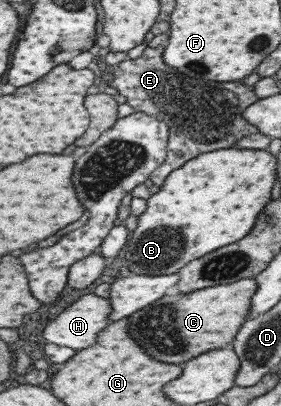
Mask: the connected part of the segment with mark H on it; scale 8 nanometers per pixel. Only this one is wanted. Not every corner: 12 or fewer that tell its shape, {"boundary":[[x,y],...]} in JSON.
{"boundary":[[85,294],[51,320],[48,342],[97,345],[112,324],[111,297]]}

